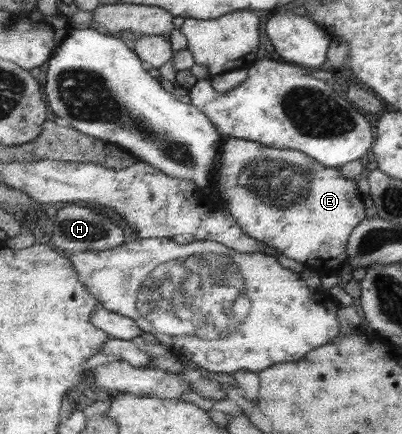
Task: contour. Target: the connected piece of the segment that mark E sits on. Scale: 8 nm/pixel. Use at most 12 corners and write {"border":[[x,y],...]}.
{"border":[[227,138],[218,202],[250,237],[337,270],[367,218],[356,181]]}

